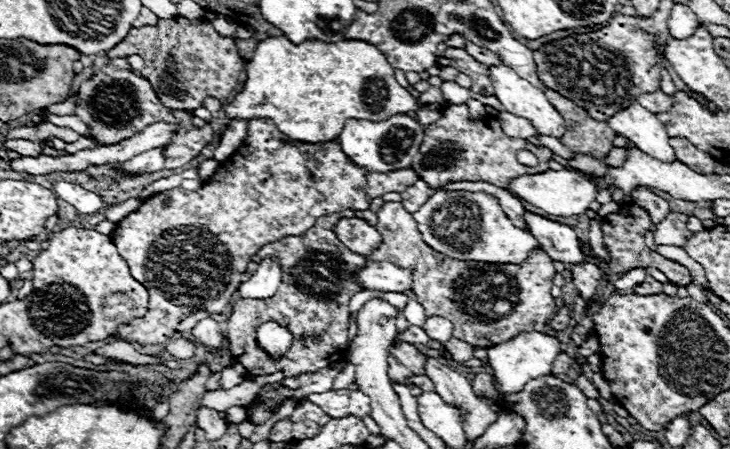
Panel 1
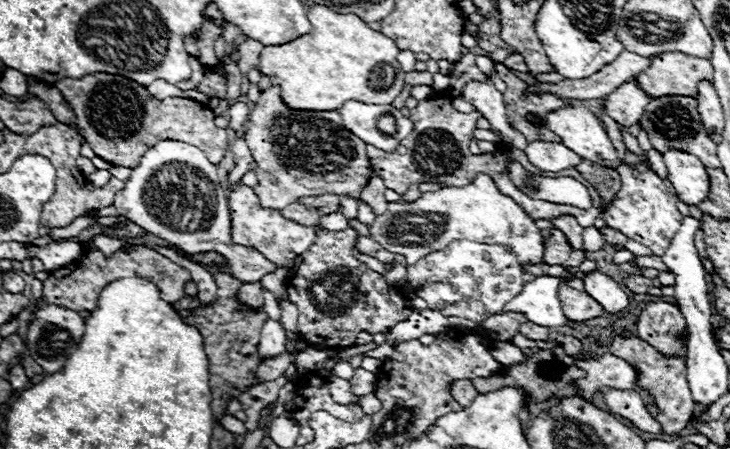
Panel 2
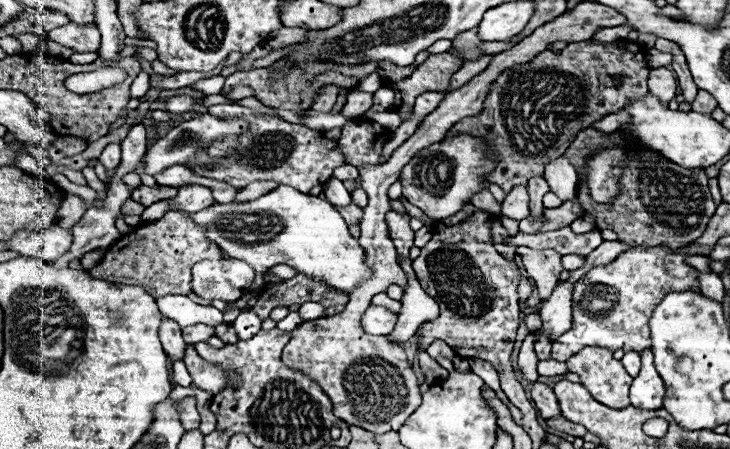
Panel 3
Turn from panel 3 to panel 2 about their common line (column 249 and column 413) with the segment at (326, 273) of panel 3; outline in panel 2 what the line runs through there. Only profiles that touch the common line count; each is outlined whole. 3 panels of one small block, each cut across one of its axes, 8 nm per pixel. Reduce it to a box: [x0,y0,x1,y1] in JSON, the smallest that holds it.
[370,174,544,264]

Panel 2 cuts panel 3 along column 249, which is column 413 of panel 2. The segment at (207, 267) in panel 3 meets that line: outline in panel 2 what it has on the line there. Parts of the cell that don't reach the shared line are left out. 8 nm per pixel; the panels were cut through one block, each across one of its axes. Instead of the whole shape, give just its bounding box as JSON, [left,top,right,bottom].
[406,240,524,324]

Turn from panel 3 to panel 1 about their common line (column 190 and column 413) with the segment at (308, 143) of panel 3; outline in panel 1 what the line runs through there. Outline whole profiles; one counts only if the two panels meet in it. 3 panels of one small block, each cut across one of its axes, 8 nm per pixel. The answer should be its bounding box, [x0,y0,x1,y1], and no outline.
[412,104,554,190]

